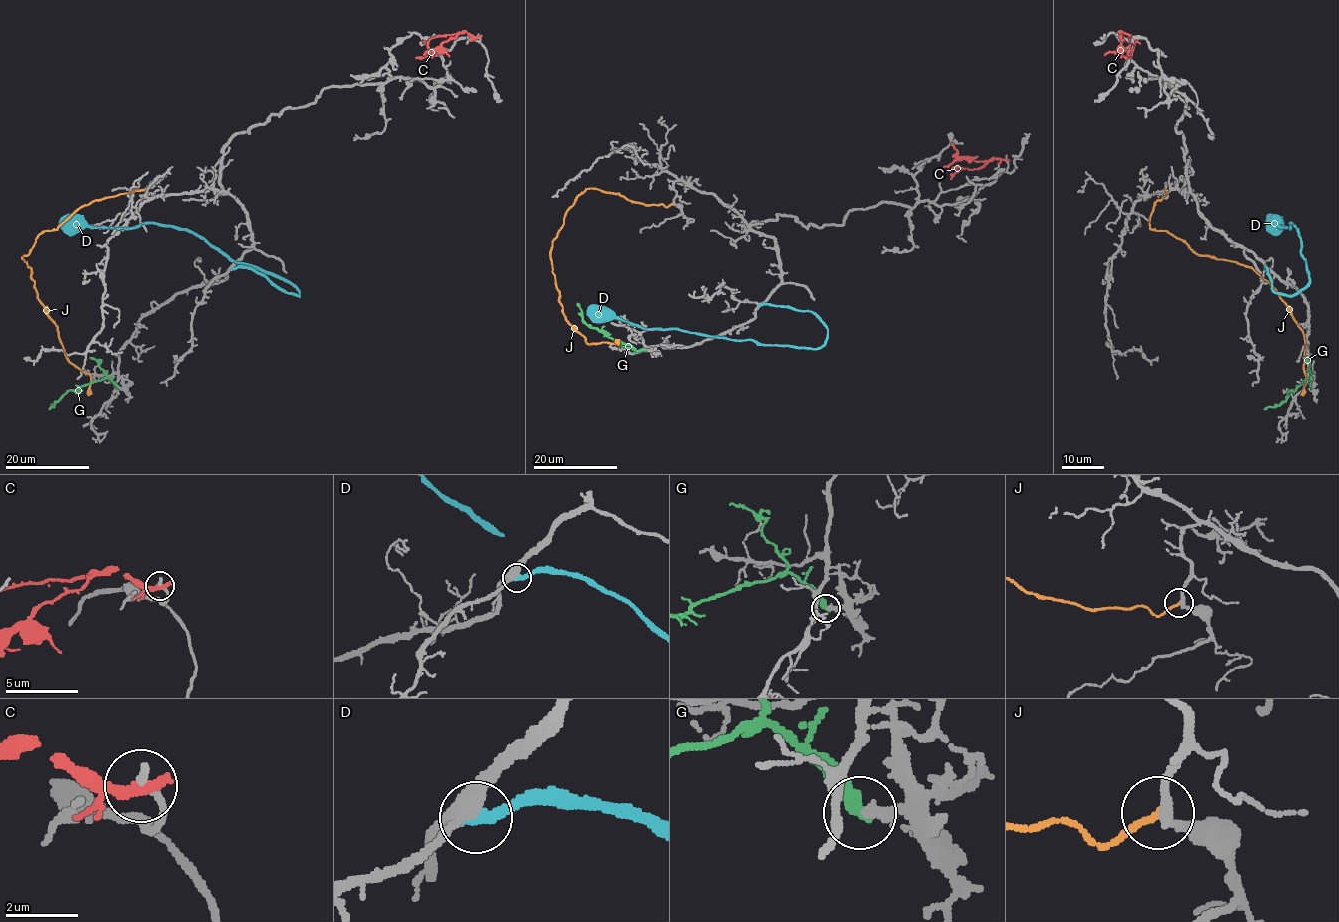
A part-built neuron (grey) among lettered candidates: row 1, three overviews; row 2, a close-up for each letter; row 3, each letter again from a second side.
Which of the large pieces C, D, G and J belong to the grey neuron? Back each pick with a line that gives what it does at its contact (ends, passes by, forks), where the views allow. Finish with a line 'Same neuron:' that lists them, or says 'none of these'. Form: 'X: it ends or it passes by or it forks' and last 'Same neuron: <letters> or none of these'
Same neuron: none of these

